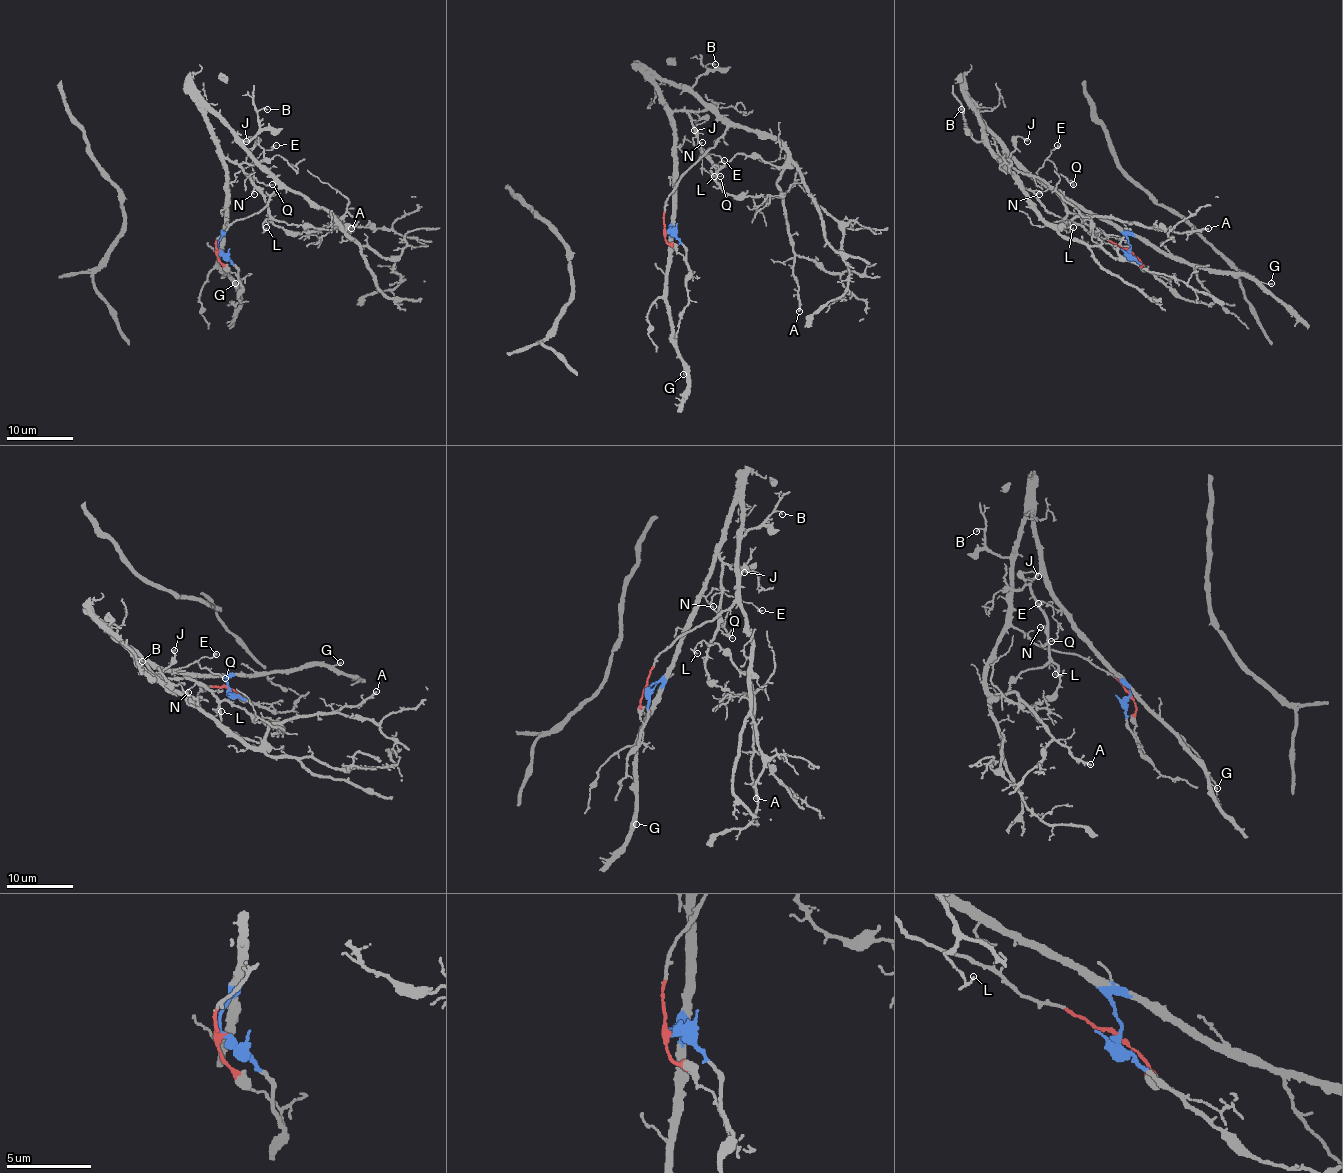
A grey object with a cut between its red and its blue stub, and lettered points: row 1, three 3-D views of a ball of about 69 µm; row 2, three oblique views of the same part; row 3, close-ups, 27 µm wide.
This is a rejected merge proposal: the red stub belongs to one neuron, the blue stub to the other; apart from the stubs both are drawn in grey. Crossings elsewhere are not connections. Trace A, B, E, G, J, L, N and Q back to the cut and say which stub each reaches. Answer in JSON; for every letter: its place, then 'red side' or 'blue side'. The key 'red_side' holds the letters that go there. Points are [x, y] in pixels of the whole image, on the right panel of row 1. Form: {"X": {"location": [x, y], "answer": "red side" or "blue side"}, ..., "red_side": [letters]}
{"A": {"location": [1208, 228], "answer": "red side"}, "B": {"location": [961, 109], "answer": "red side"}, "E": {"location": [1057, 145], "answer": "blue side"}, "G": {"location": [1271, 283], "answer": "blue side"}, "J": {"location": [1027, 141], "answer": "blue side"}, "L": {"location": [1073, 227], "answer": "blue side"}, "N": {"location": [1039, 194], "answer": "blue side"}, "Q": {"location": [1073, 184], "answer": "blue side"}, "red_side": ["A", "B"]}

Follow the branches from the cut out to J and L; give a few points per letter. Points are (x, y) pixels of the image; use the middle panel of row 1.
J: (666, 232), (673, 214), (674, 111), (692, 111), (704, 119), (694, 131)
L: (666, 232), (673, 214), (673, 113), (689, 116), (697, 146), (717, 169), (714, 166), (714, 176)

